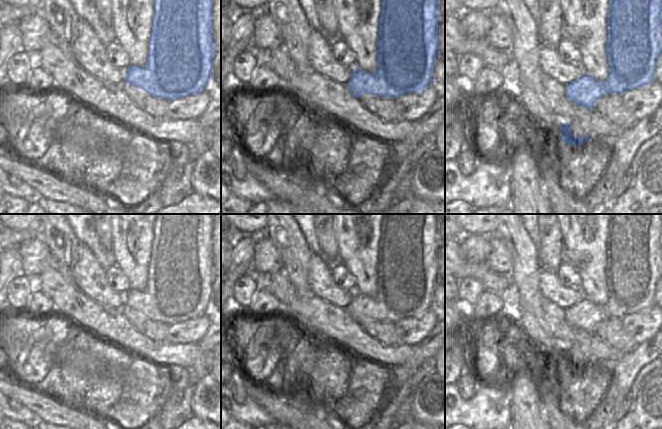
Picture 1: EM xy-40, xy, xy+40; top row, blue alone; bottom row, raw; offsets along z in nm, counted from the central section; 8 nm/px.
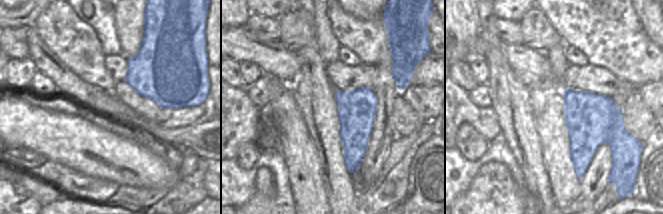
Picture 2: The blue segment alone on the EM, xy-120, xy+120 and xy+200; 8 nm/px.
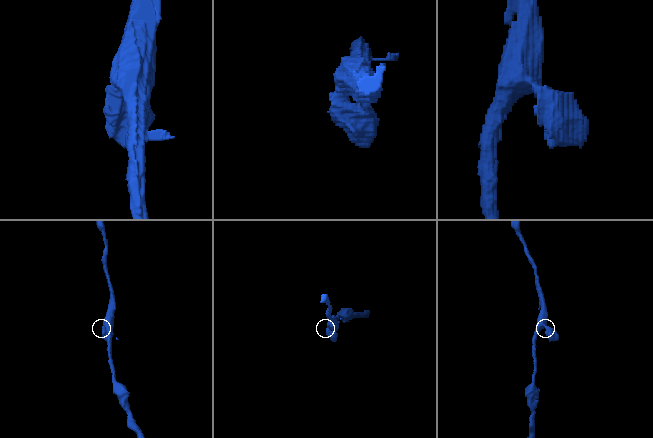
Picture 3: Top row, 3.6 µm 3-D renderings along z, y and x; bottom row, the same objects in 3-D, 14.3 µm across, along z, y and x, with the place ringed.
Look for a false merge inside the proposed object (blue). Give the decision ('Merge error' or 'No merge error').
No merge error

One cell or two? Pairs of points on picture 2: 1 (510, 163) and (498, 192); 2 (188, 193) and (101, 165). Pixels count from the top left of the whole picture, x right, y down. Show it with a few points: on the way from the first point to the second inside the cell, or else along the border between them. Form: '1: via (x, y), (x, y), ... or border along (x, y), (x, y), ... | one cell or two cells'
1: border along (485, 163), (502, 163), (509, 170), (517, 190) | two cells
2: border along (178, 169), (178, 181), (169, 190) | two cells

